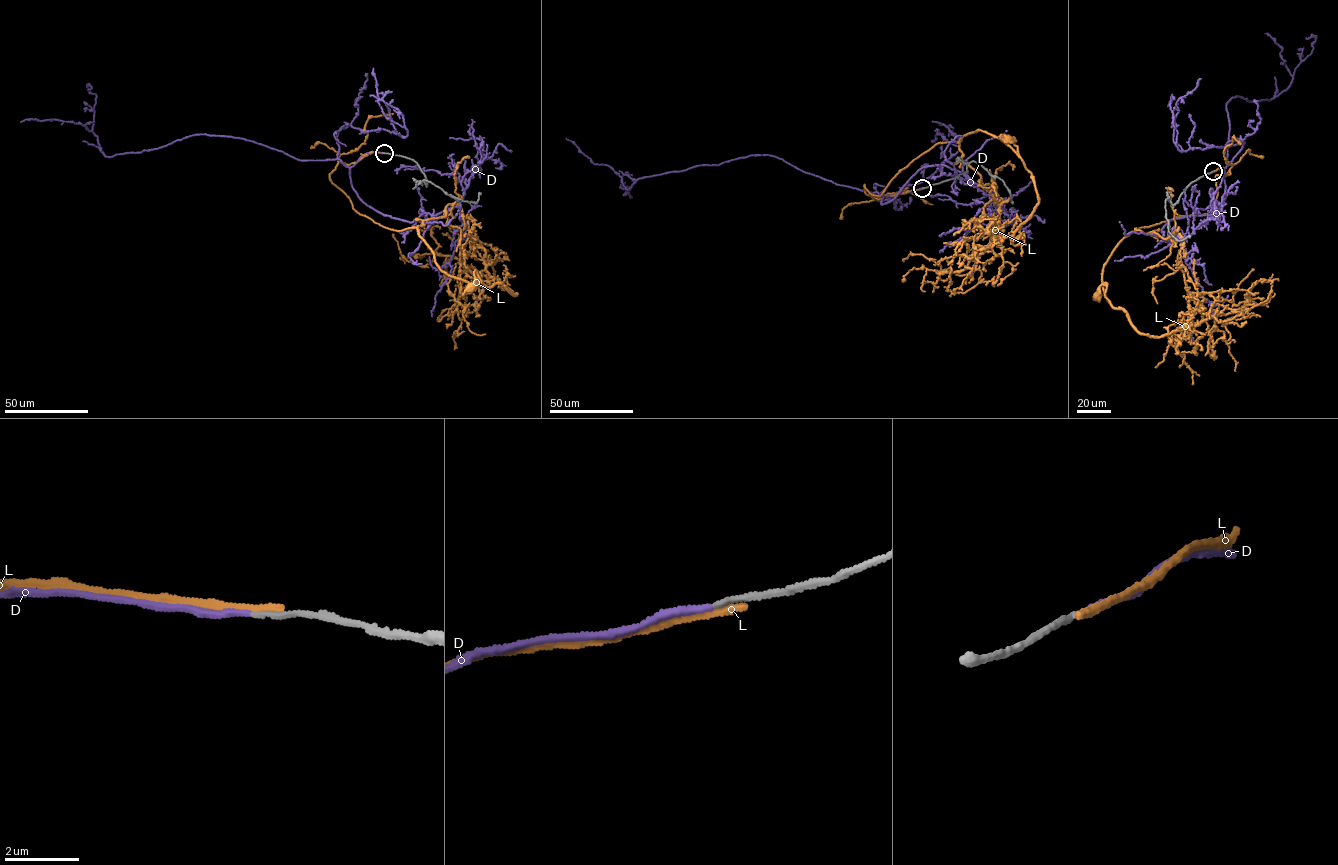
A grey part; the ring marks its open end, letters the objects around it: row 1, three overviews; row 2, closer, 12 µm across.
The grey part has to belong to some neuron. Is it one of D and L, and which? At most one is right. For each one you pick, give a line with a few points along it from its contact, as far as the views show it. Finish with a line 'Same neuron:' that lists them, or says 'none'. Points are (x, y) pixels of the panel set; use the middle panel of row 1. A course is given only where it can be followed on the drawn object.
D: course (922, 188), (881, 195), (757, 154), (642, 177), (629, 190), (612, 168), (594, 164), (566, 138)
Same neuron: D

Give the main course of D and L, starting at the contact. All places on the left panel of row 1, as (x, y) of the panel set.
D: (384, 153), (348, 167), (195, 134), (108, 157), (80, 123), (20, 122)
L: (385, 153), (339, 162), (329, 180), (361, 215), (416, 228), (440, 268), (484, 285), (475, 273), (471, 287)

